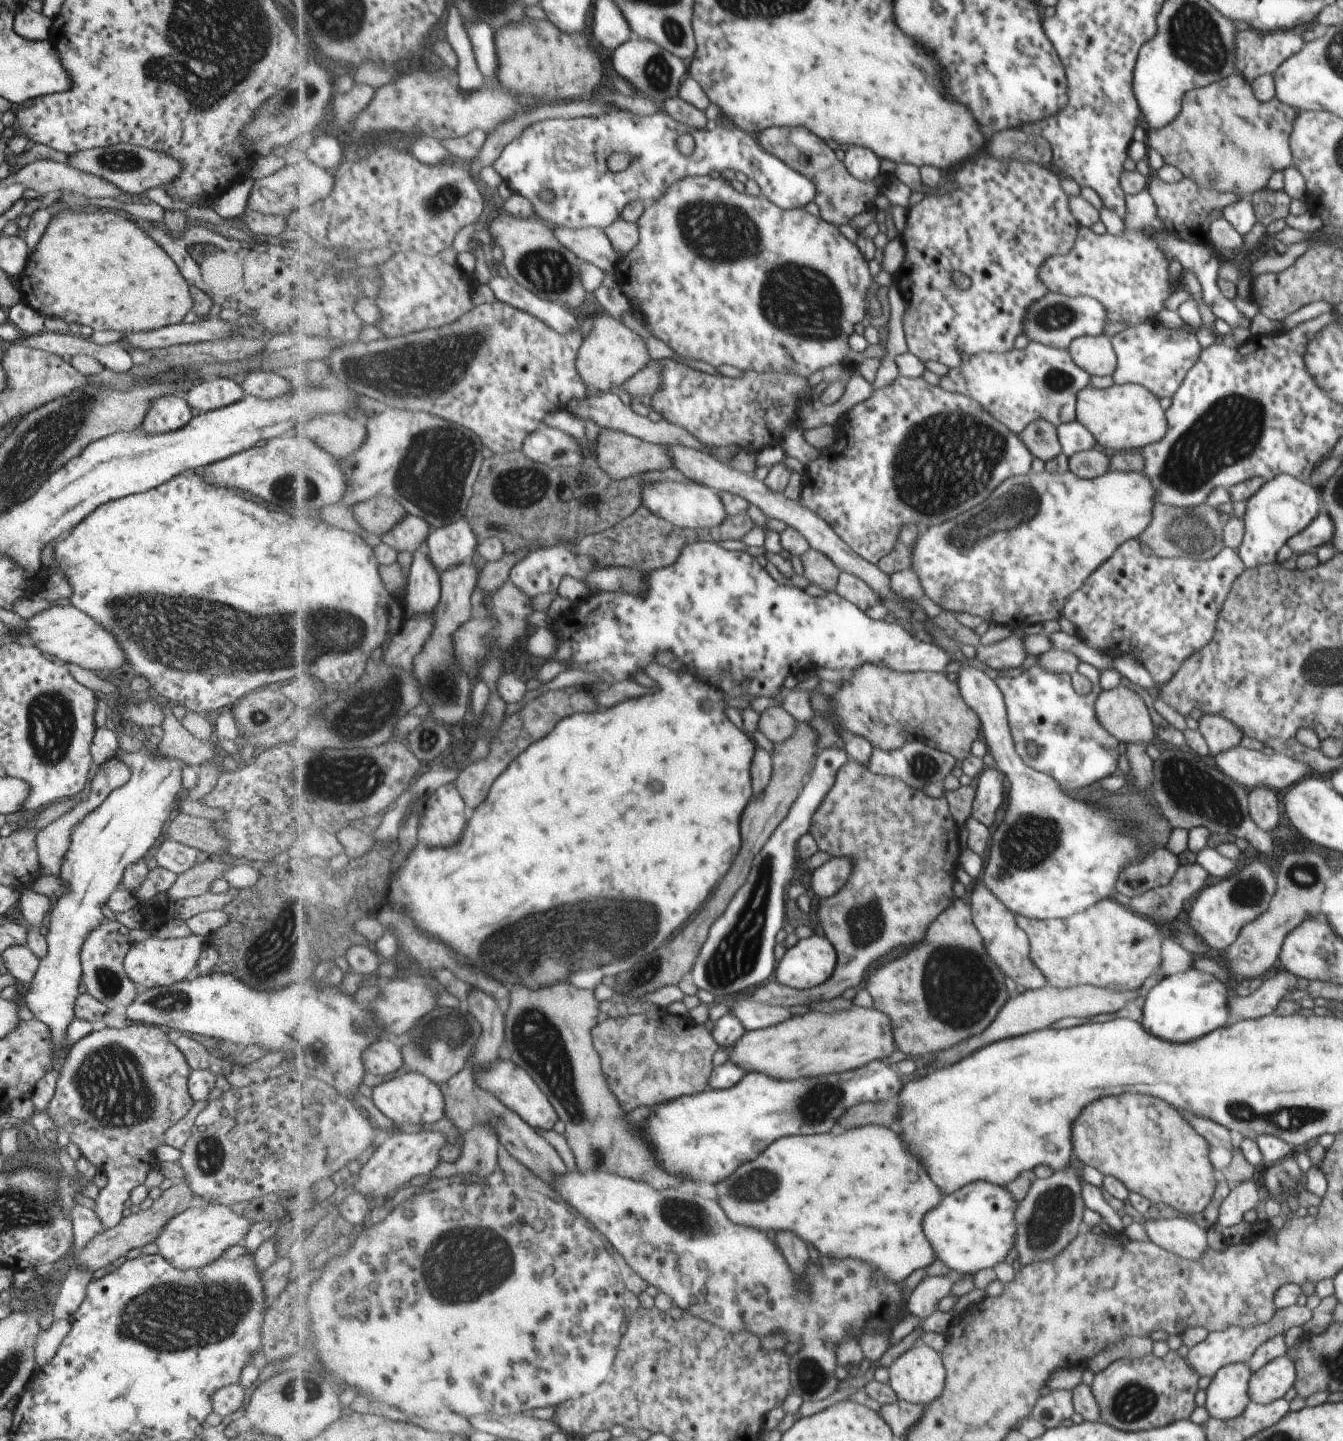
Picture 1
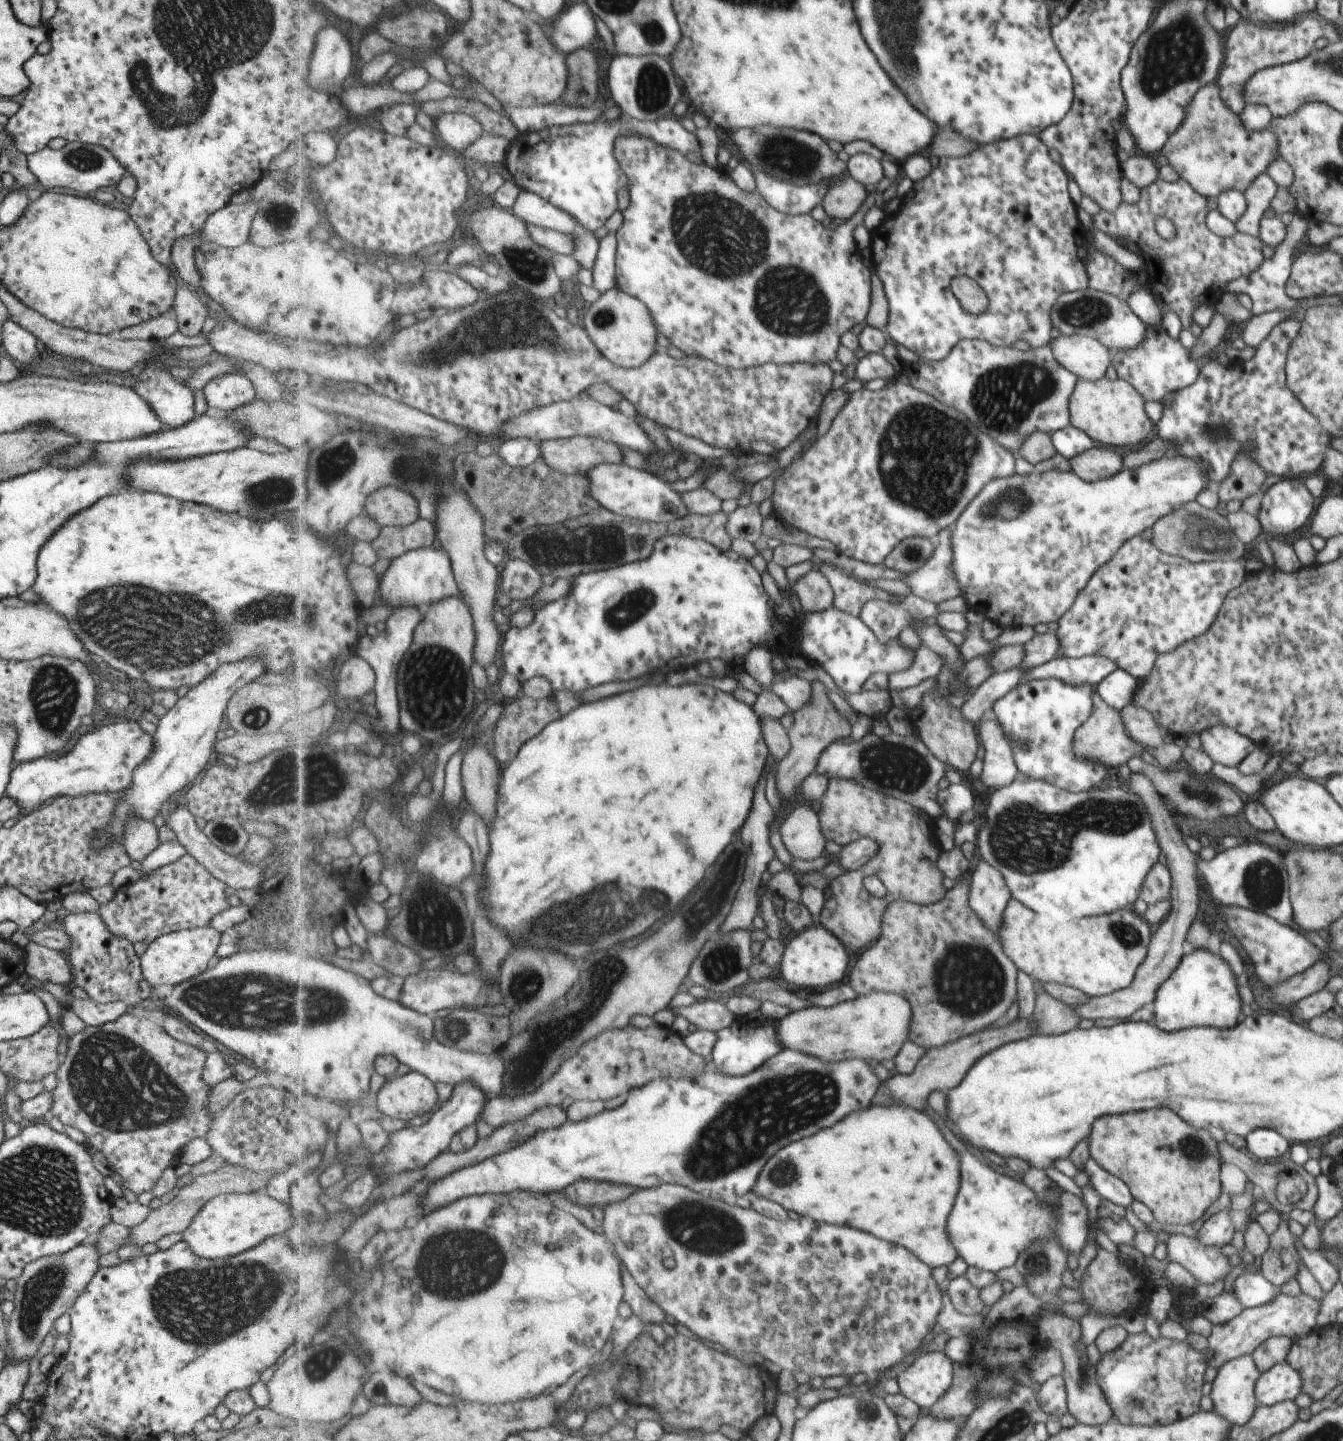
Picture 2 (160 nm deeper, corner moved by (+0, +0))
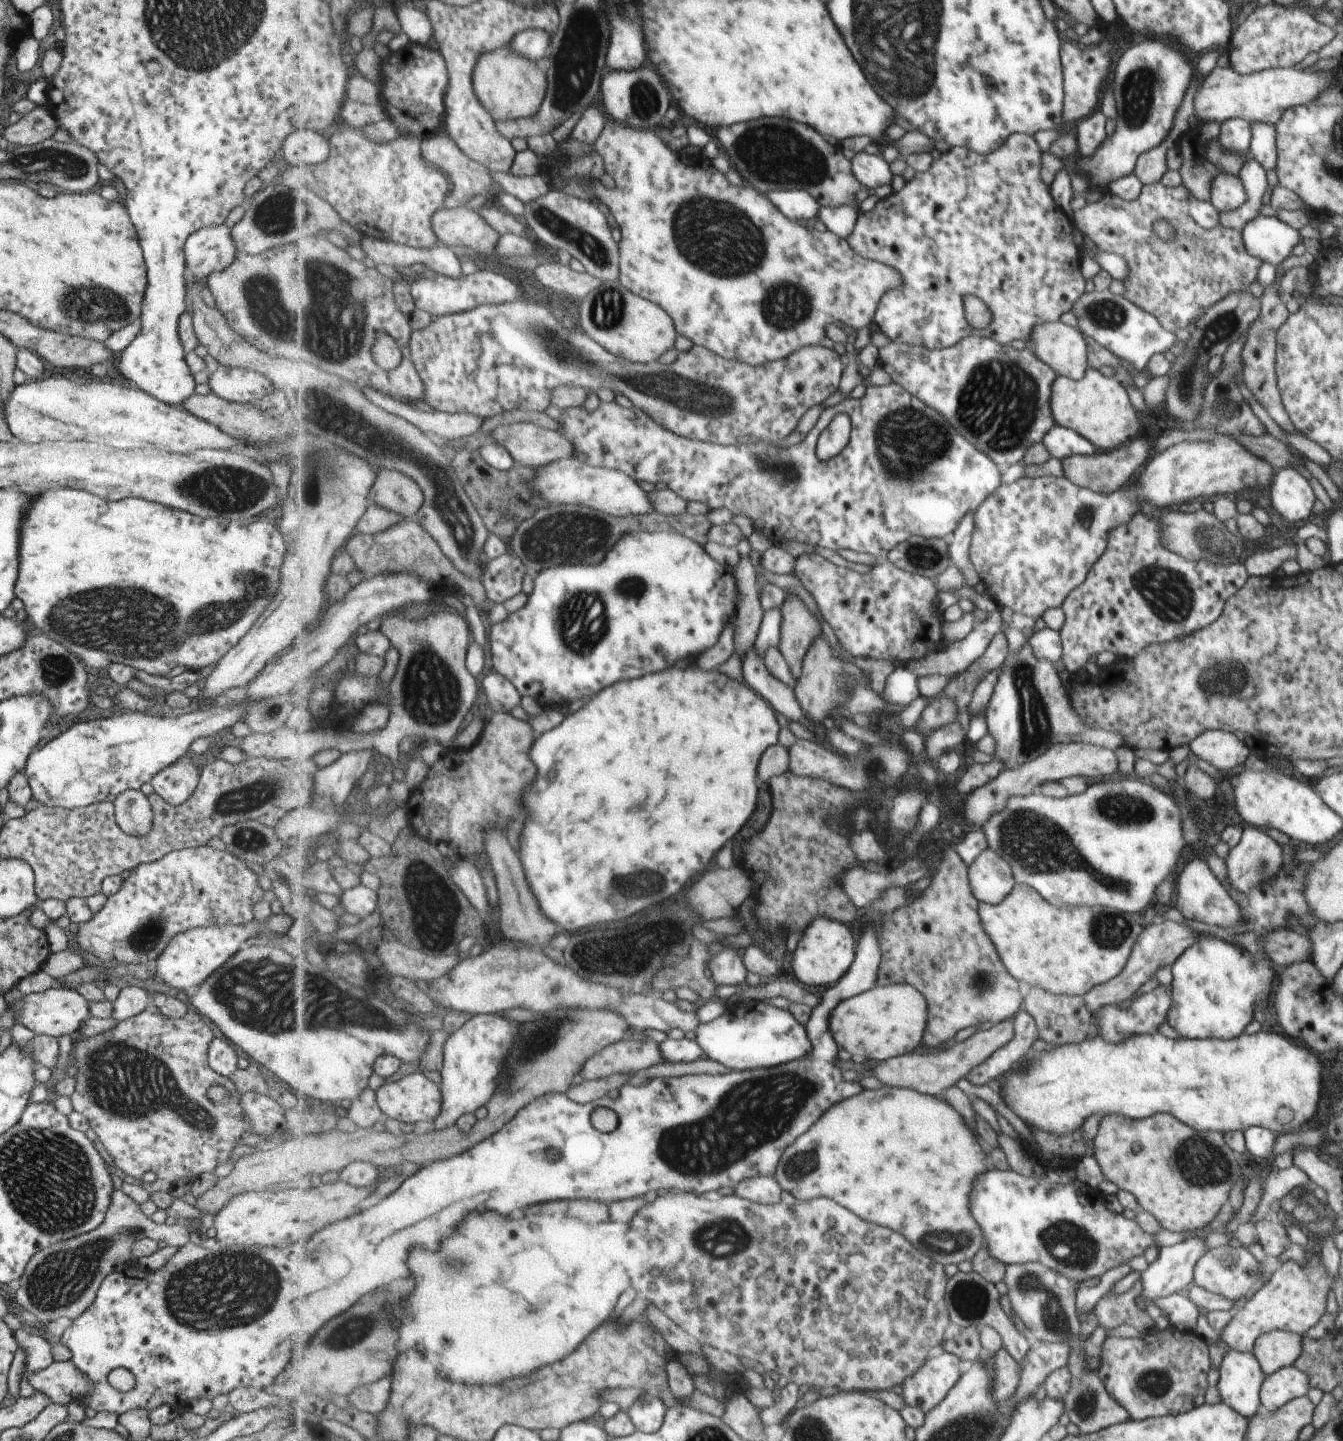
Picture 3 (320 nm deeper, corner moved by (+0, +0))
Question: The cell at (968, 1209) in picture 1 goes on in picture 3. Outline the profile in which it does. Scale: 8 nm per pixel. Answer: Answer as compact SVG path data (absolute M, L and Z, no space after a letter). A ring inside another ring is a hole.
M992 1168L977 1182L979 1186L975 1186L975 1198L971 1198L970 1213L986 1238L984 1249L1005 1266L1038 1263L1058 1272L1076 1285L1081 1285L1086 1278L1100 1278L1107 1270L1135 1256L1143 1256L1147 1249L1155 1246L1151 1235L1144 1231L1136 1220L1127 1220L1107 1210L1105 1196L1099 1192L1099 1189L1090 1187L1076 1178L1062 1184L1049 1182L1048 1179L1037 1180L1032 1176L1021 1176L1011 1170L998 1171Z

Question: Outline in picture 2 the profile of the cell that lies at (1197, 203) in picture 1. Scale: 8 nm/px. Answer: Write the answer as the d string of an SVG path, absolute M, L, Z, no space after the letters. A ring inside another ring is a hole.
M1157 178L1149 186L1141 189L1141 196L1133 204L1123 201L1121 206L1113 210L1099 209L1096 214L1090 216L1092 228L1101 230L1107 238L1142 258L1143 272L1155 280L1148 287L1148 291L1153 294L1160 312L1163 310L1175 312L1181 322L1182 330L1188 331L1191 330L1191 326L1195 326L1195 314L1199 314L1199 306L1214 305L1220 295L1227 294L1230 282L1249 276L1254 270L1263 266L1263 260L1267 260L1267 254L1263 254L1263 242L1257 237L1239 232L1227 238L1215 234L1206 223L1205 202L1206 198L1197 194L1182 178L1172 183ZM1155 216L1166 216L1175 224L1176 236L1173 242L1164 241L1157 236L1153 228Z

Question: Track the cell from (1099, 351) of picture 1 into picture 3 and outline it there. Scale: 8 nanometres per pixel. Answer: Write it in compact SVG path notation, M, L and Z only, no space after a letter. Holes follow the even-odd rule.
M1060 321L1040 322L1026 346L1058 376L1079 380L1086 368L1086 344L1081 333Z

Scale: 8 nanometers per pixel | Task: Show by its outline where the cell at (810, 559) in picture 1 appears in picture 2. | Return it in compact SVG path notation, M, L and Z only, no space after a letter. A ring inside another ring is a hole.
M811 571L791 586L801 610L820 613L833 606L833 590L822 572Z

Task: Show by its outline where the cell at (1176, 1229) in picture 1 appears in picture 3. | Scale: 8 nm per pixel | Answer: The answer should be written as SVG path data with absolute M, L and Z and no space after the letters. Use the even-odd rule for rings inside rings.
M1233 1244L1220 1245L1214 1249L1203 1252L1198 1258L1197 1264L1192 1268L1192 1280L1198 1287L1204 1288L1210 1293L1222 1296L1227 1301L1247 1302L1245 1296L1252 1294L1265 1285L1269 1274L1265 1270L1264 1262L1257 1261L1246 1248Z

